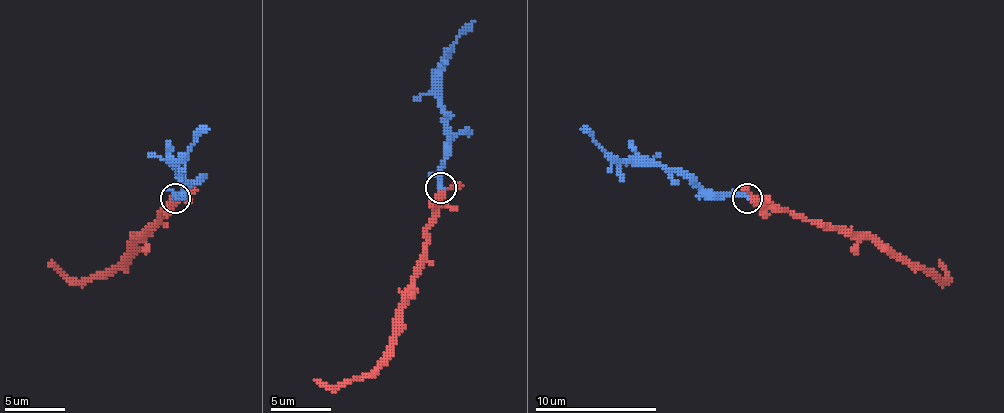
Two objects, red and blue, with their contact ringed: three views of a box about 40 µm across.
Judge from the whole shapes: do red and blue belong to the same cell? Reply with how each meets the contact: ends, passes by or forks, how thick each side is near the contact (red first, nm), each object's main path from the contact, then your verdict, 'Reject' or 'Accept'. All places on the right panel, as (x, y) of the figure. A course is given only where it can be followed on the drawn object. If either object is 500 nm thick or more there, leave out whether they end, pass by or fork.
At the ring red passes by. At the ring blue ends. Thickness 360 nm (red) against 280 nm. Course of red: (748, 196), (851, 229), (918, 263), (942, 281), (945, 272), (939, 260). Course of blue: (748, 199), (702, 193), (687, 178), (660, 166), (617, 162), (581, 129). Accept

